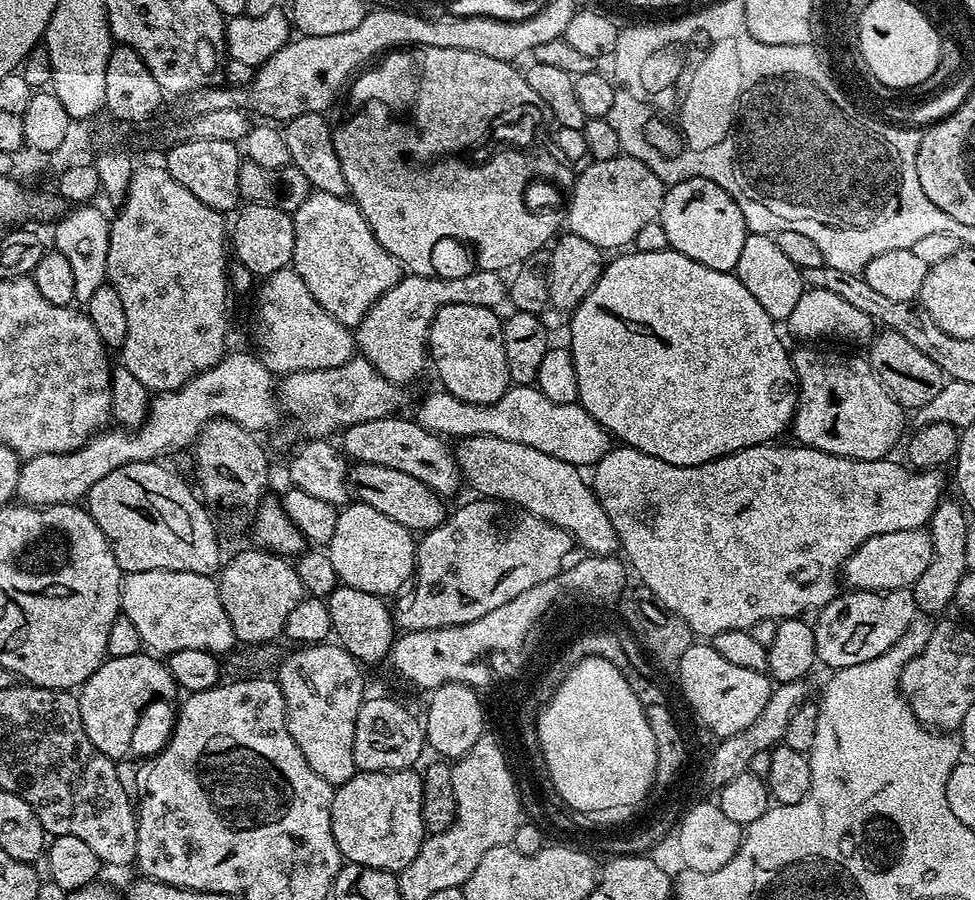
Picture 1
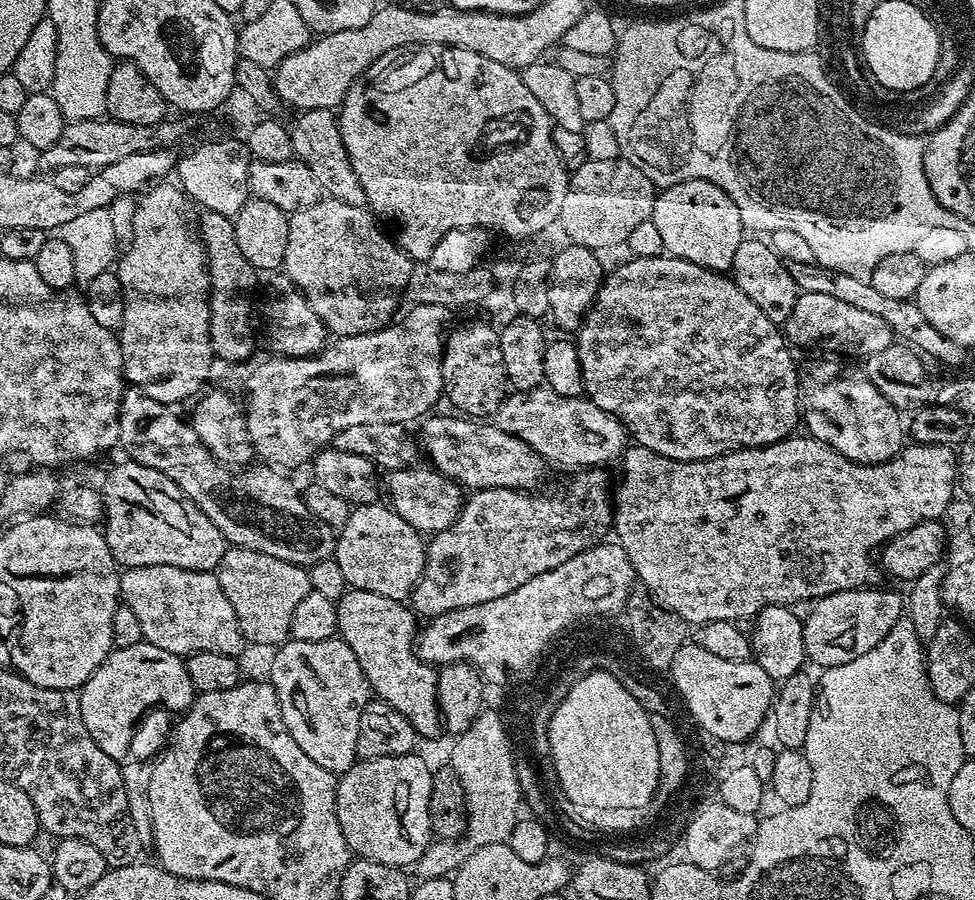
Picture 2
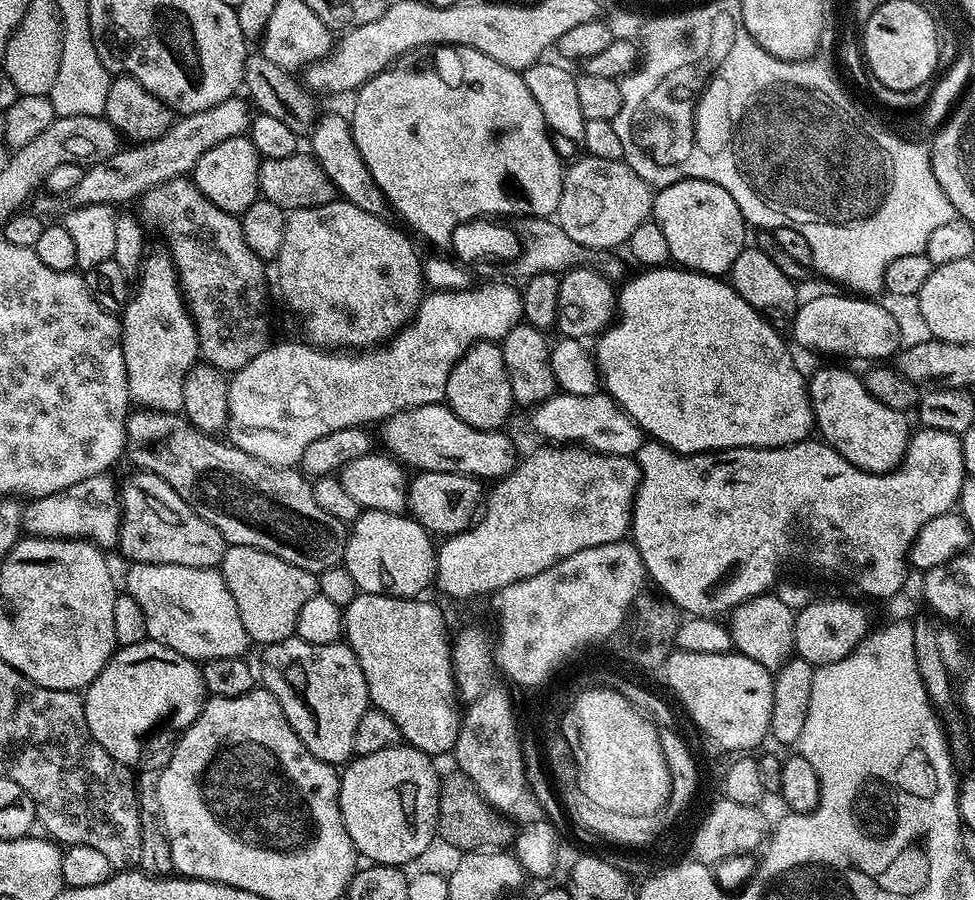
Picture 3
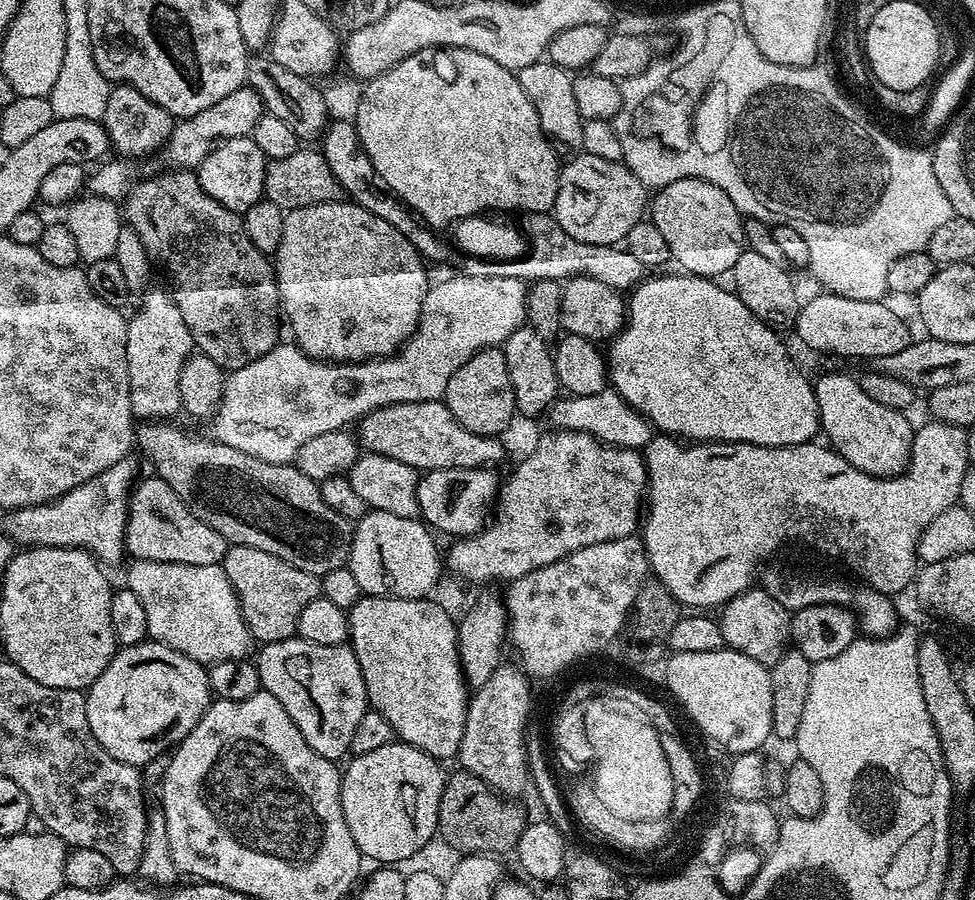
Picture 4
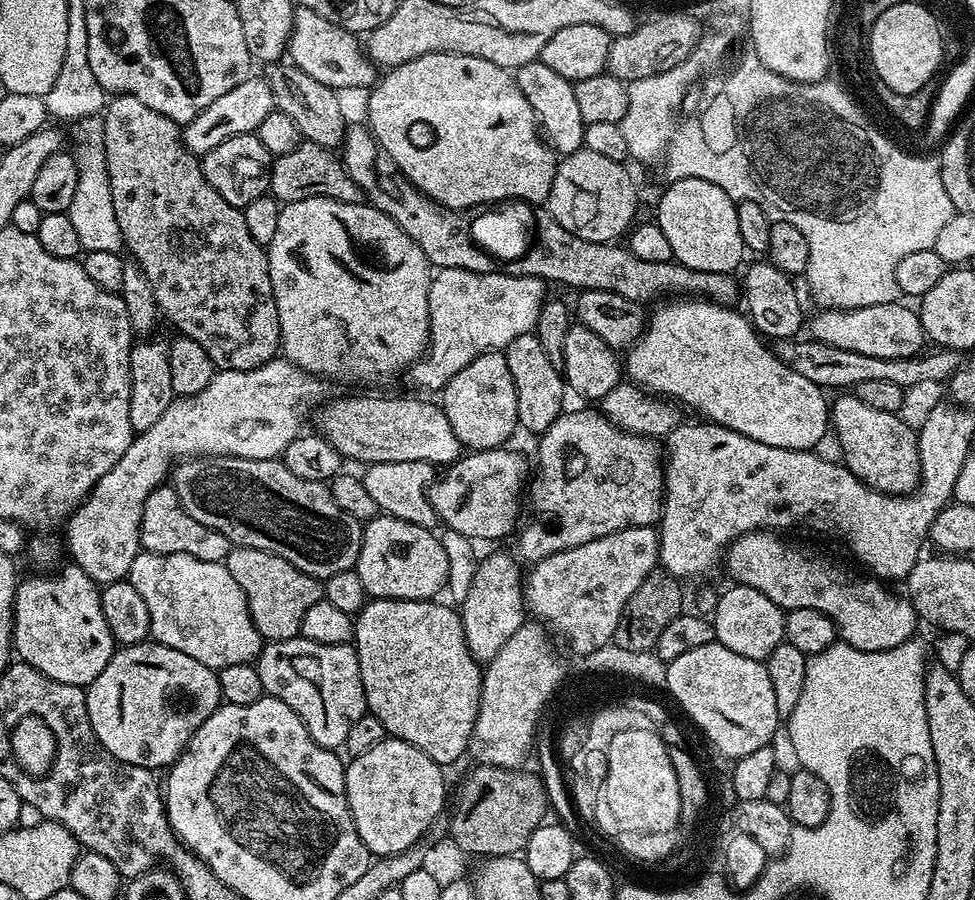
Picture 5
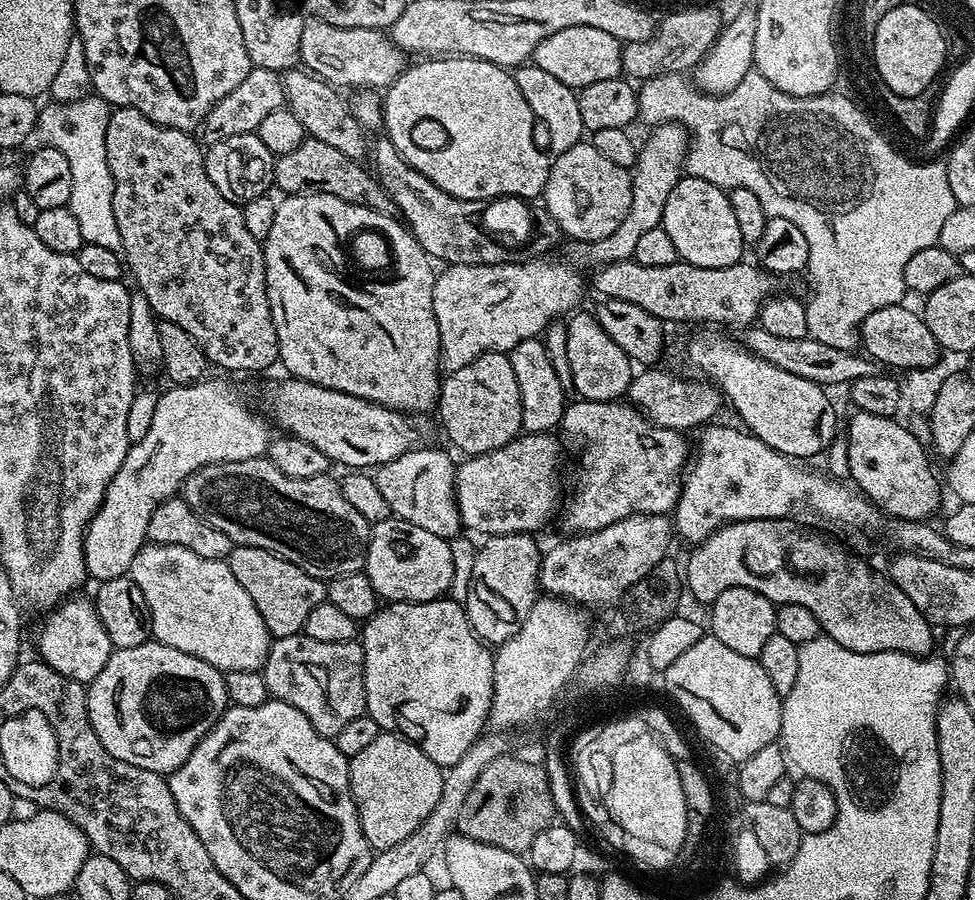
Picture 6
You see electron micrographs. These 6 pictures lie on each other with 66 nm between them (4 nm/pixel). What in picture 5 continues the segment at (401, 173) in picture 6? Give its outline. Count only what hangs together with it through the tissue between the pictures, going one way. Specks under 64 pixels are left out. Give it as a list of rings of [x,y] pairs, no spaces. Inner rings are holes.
[[[349,123],[345,127],[344,142],[338,155],[344,161],[346,174],[350,174],[350,178],[354,178],[354,182],[362,190],[364,200],[395,221],[396,225],[426,254],[432,267],[466,269],[476,273],[495,271],[495,259],[480,250],[465,229],[458,229],[460,224],[456,221],[457,215],[453,211],[436,205],[402,175],[394,174],[389,181],[384,180],[386,160],[380,151],[380,144],[373,136],[372,129],[363,123],[360,124]]]

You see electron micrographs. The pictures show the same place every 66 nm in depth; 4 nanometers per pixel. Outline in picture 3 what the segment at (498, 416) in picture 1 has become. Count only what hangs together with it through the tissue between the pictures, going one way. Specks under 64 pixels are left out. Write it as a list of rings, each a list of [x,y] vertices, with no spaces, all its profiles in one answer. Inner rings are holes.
[[[600,390],[592,396],[557,394],[535,405],[531,412],[533,430],[544,439],[541,441],[552,446],[579,446],[607,456],[635,457],[637,450],[646,442],[639,426],[613,402],[611,396]]]

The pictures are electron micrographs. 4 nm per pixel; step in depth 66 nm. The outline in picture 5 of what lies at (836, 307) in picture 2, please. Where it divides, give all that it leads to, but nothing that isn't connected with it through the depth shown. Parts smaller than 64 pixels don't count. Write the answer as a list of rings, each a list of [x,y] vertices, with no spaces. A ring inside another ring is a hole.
[[[904,302],[875,304],[861,308],[841,310],[830,308],[817,311],[817,316],[807,321],[811,339],[826,346],[838,346],[838,350],[858,350],[858,354],[871,354],[874,358],[910,358],[918,356],[926,348],[924,327],[919,315]]]

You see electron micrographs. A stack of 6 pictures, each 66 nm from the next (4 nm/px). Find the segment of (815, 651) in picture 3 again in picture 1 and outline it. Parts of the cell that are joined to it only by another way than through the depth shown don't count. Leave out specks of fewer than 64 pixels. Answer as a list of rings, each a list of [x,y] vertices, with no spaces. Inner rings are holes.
[[[899,588],[898,590],[890,590],[889,592],[870,592],[867,590],[848,590],[843,594],[837,594],[826,607],[819,609],[817,620],[814,620],[814,627],[812,633],[814,634],[814,642],[816,643],[816,658],[821,665],[829,664],[829,669],[839,670],[846,666],[858,666],[858,662],[870,662],[870,658],[878,658],[886,650],[890,650],[890,646],[894,644],[906,632],[908,628],[912,627],[913,620],[917,619],[918,609],[916,600],[912,597],[911,591],[907,588]]]

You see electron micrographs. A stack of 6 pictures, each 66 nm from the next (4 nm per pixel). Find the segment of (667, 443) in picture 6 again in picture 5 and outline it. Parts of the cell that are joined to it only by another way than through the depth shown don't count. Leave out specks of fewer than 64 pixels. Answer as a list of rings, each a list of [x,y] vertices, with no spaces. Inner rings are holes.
[[[584,408],[581,412],[561,412],[539,440],[540,449],[536,452],[534,475],[530,480],[532,521],[519,529],[520,537],[519,532],[515,537],[515,551],[521,561],[545,560],[550,554],[582,546],[582,542],[594,542],[594,538],[614,534],[623,528],[647,528],[659,521],[660,509],[664,506],[664,468],[661,445],[659,448],[653,437],[621,432],[603,415],[596,413],[595,416],[590,409]]]

